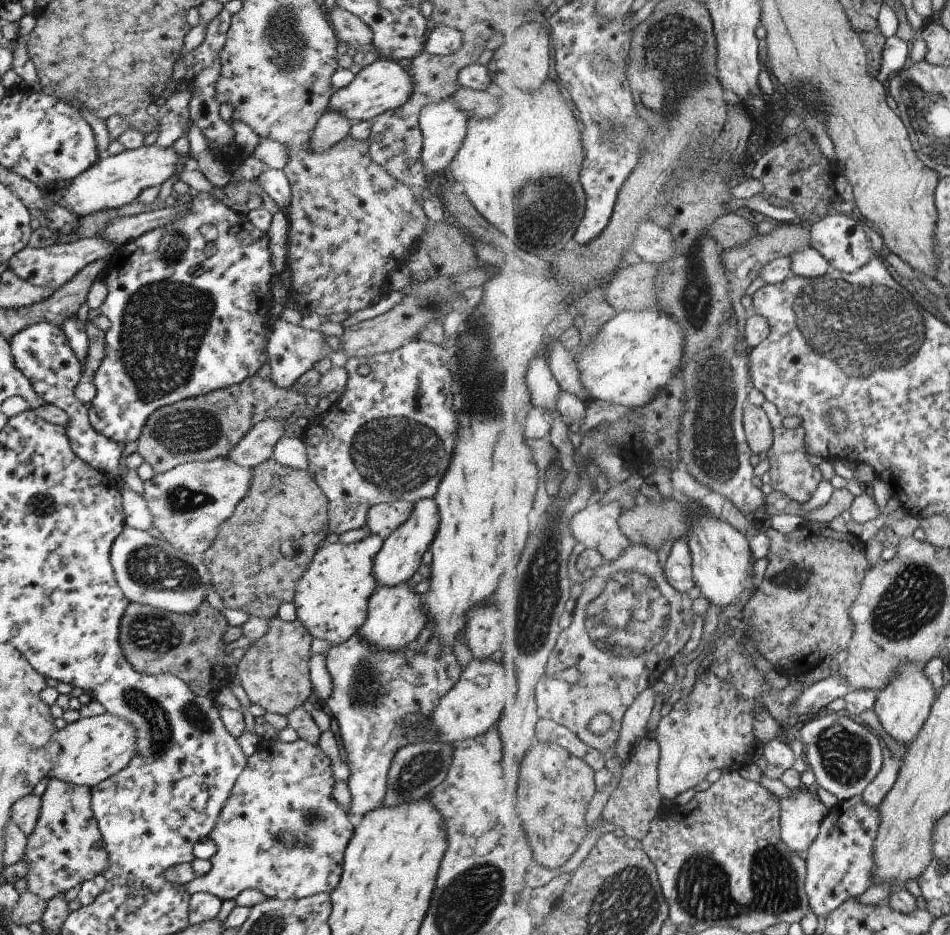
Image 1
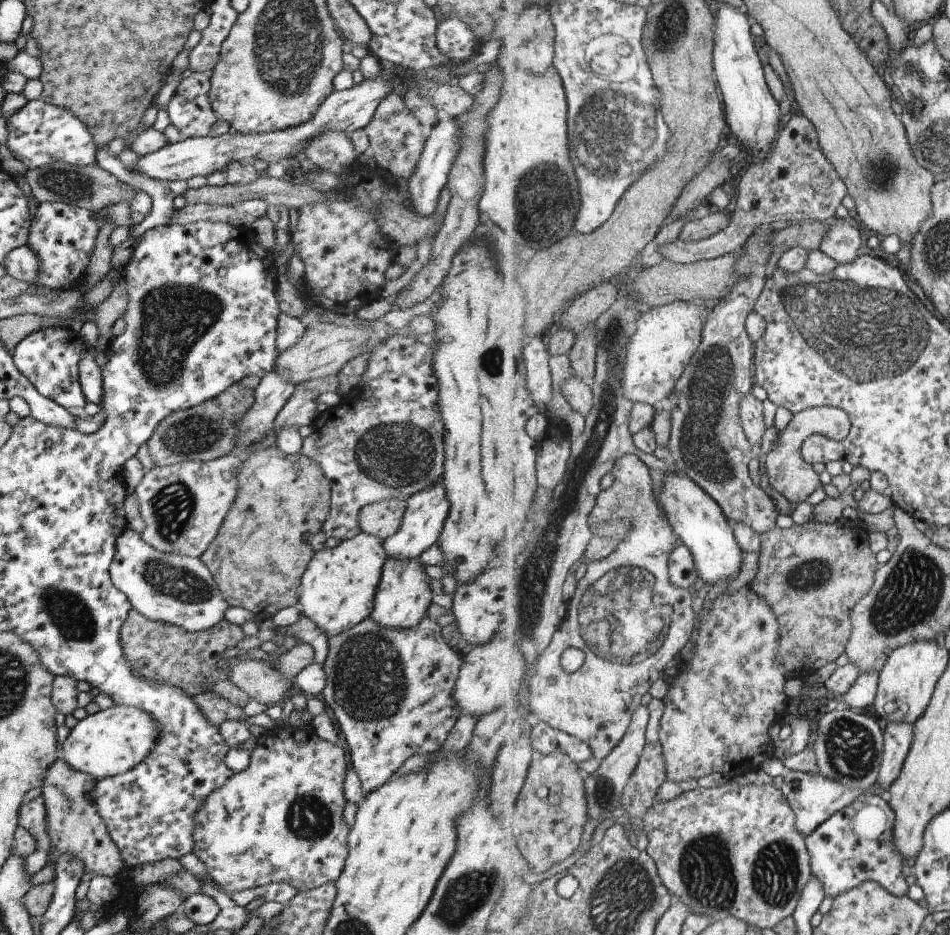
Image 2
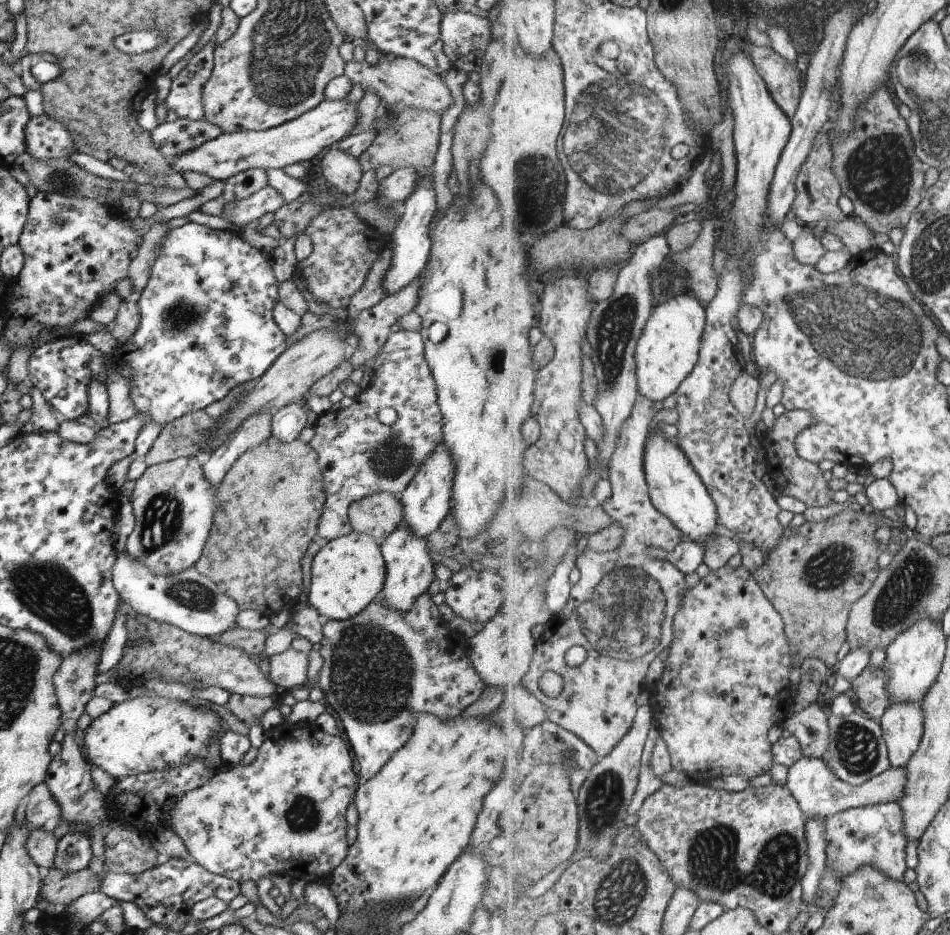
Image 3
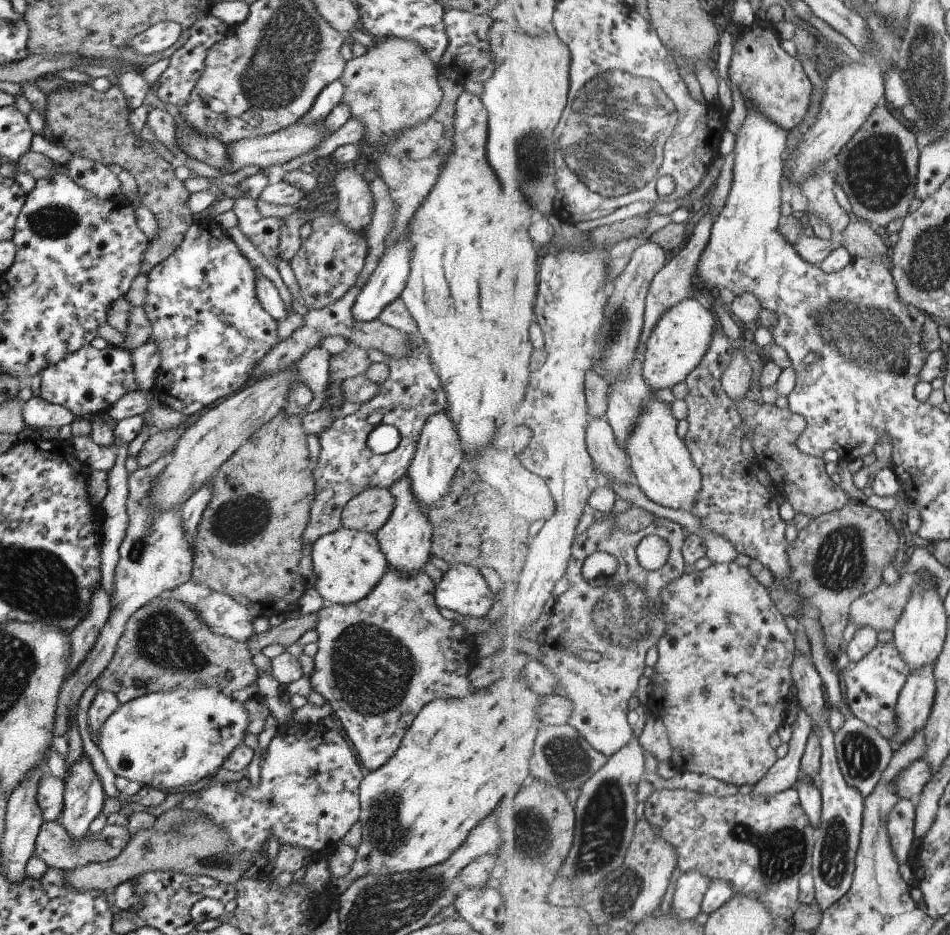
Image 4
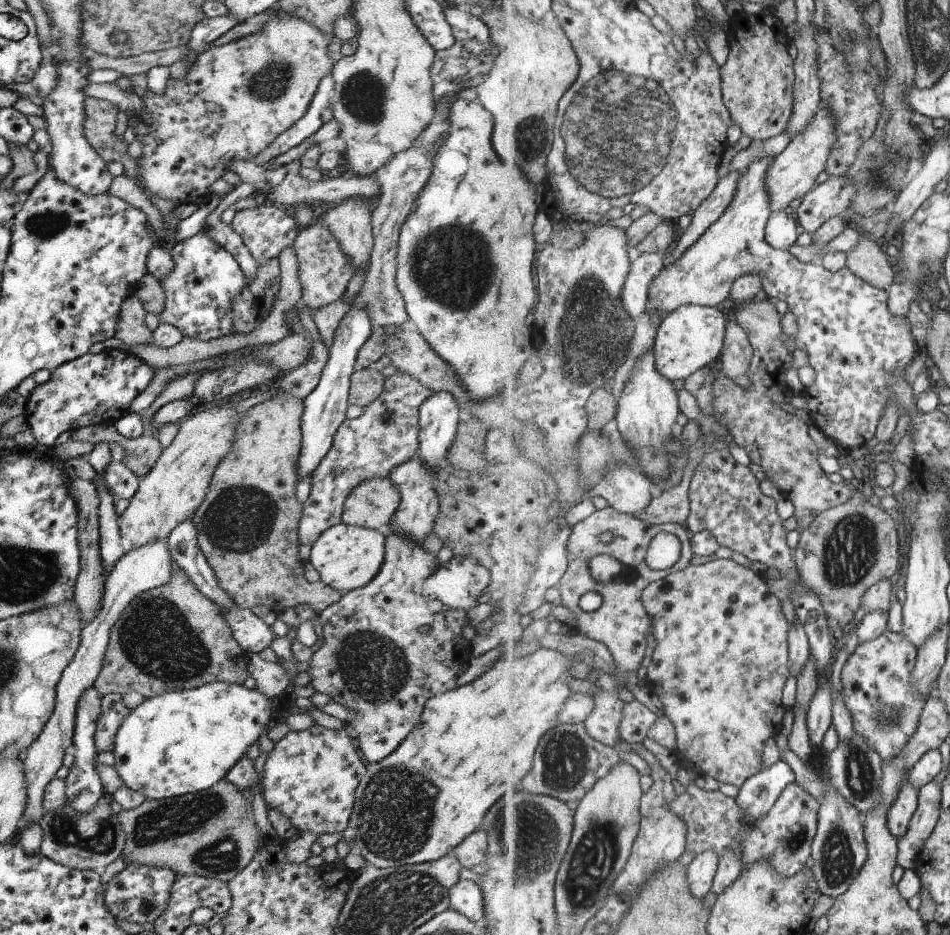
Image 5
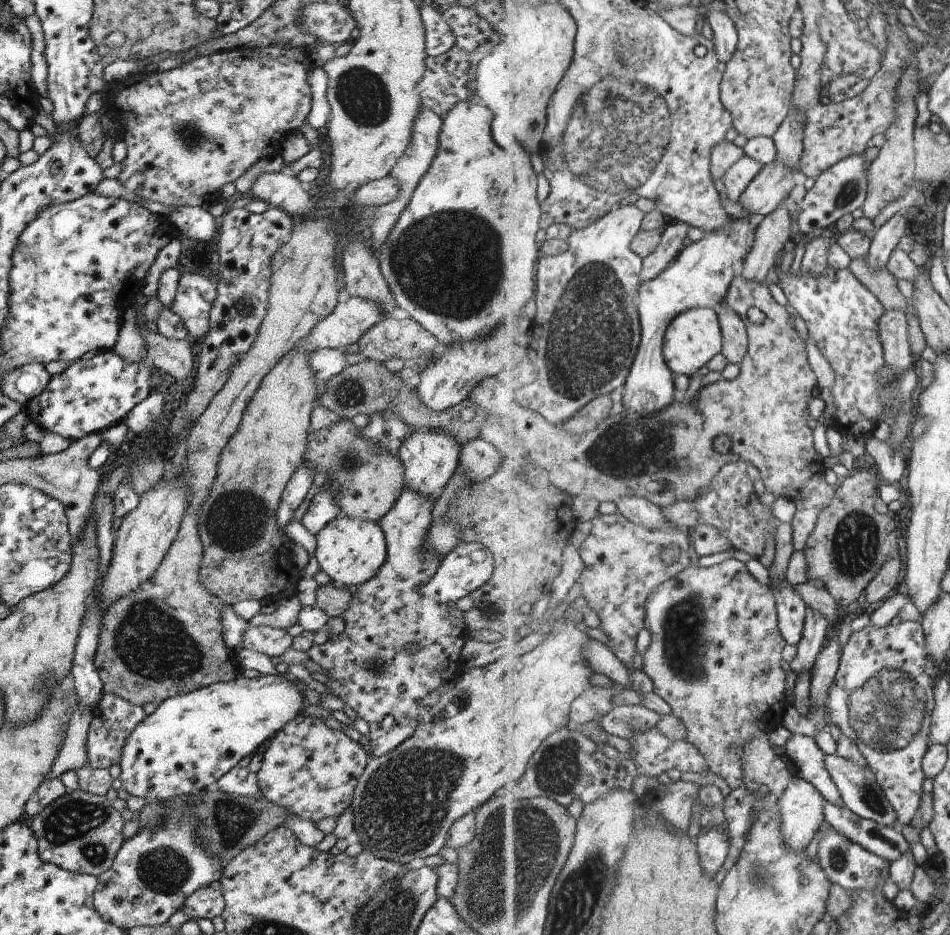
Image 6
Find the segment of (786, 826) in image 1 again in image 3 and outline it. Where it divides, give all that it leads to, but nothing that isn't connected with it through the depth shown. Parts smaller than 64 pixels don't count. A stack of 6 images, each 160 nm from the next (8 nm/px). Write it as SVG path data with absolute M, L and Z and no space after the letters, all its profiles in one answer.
M804 755L794 765L790 765L790 773L785 784L796 796L805 816L808 819L821 817L828 819L836 814L857 807L875 806L887 803L899 803L905 796L908 783L908 770L906 767L891 767L884 773L871 778L862 785L852 785L839 778L825 760L820 757Z

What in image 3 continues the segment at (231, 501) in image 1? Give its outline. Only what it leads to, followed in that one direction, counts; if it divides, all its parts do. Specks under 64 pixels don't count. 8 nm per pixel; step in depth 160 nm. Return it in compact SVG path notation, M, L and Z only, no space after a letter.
M193 456L149 465L135 481L129 497L134 516L133 530L124 542L124 552L148 567L155 575L170 575L194 566L201 554L204 540L209 532L216 505L216 487L207 484L202 477L201 461Z

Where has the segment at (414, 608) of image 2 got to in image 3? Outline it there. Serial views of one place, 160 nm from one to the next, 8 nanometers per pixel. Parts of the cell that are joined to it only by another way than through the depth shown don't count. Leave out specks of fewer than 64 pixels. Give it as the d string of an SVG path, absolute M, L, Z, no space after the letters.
M401 522L379 542L380 553L385 565L384 585L379 597L384 607L396 611L407 612L418 596L427 590L434 579L433 561L429 557L430 550L426 545L425 537L418 537L409 527Z

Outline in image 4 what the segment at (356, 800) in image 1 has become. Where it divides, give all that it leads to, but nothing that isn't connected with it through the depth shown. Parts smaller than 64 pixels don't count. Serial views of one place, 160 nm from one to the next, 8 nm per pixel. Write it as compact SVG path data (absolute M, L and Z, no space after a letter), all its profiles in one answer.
M387 565L380 581L361 600L346 605L324 604L317 612L318 617L316 627L314 628L317 635L317 651L312 656L313 666L309 673L308 681L312 690L318 692L325 702L329 702L332 712L336 713L347 738L353 744L356 759L359 760L361 767L363 766L363 768L367 768L369 771L379 768L379 766L385 764L386 760L389 760L389 757L399 746L400 740L403 738L407 728L409 728L411 721L424 704L433 699L461 698L471 692L471 688L474 688L467 678L472 662L475 659L475 648L472 638L461 627L459 622L448 620L441 616L433 600L434 583L422 570L417 571L413 575L401 575L397 569Z

